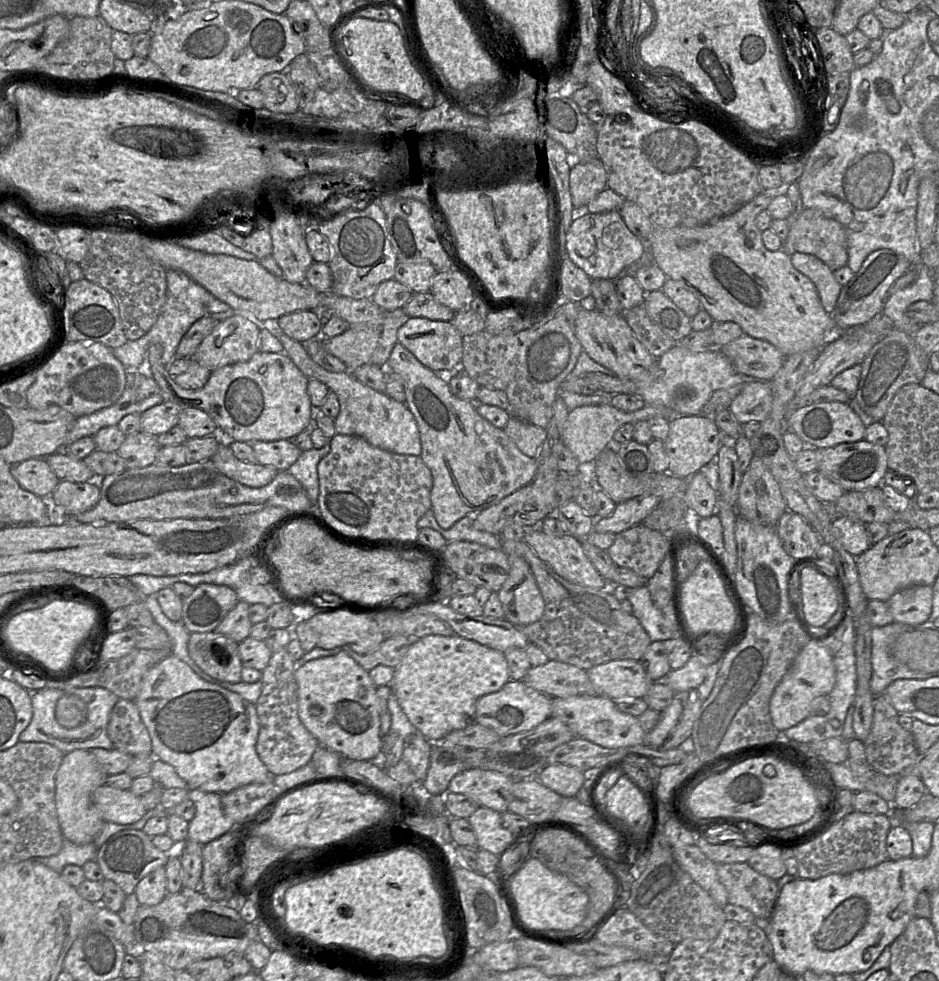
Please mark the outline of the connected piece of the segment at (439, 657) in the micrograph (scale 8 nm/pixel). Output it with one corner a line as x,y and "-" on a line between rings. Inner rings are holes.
428,635
413,639
401,662
394,668
390,684
400,707
423,737
440,742
448,733
475,722
476,703
486,694
500,690
510,680
504,653
458,635

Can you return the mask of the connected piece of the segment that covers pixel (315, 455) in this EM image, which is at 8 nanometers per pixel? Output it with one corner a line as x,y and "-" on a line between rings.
327,443
320,449
312,448
304,451
297,461
287,470
300,482
308,498
314,504
315,509
319,495
317,466
319,461
325,457
330,450
330,443

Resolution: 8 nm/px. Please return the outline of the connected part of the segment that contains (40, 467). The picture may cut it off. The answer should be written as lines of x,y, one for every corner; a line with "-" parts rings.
31,458
10,465
11,474
19,485
39,497
51,494
60,482
45,458

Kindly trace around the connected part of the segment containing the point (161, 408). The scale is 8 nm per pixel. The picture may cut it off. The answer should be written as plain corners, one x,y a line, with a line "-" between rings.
164,401
140,414
141,431
158,436
178,425
182,407
176,402

